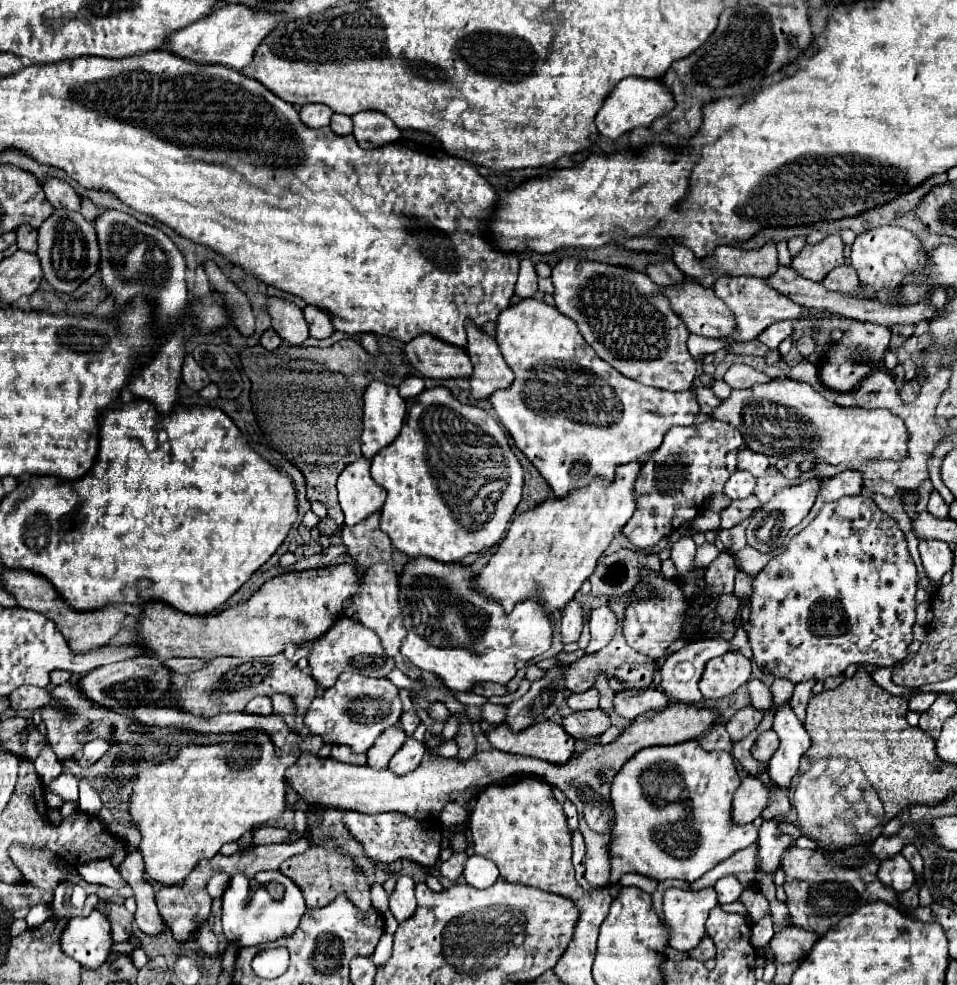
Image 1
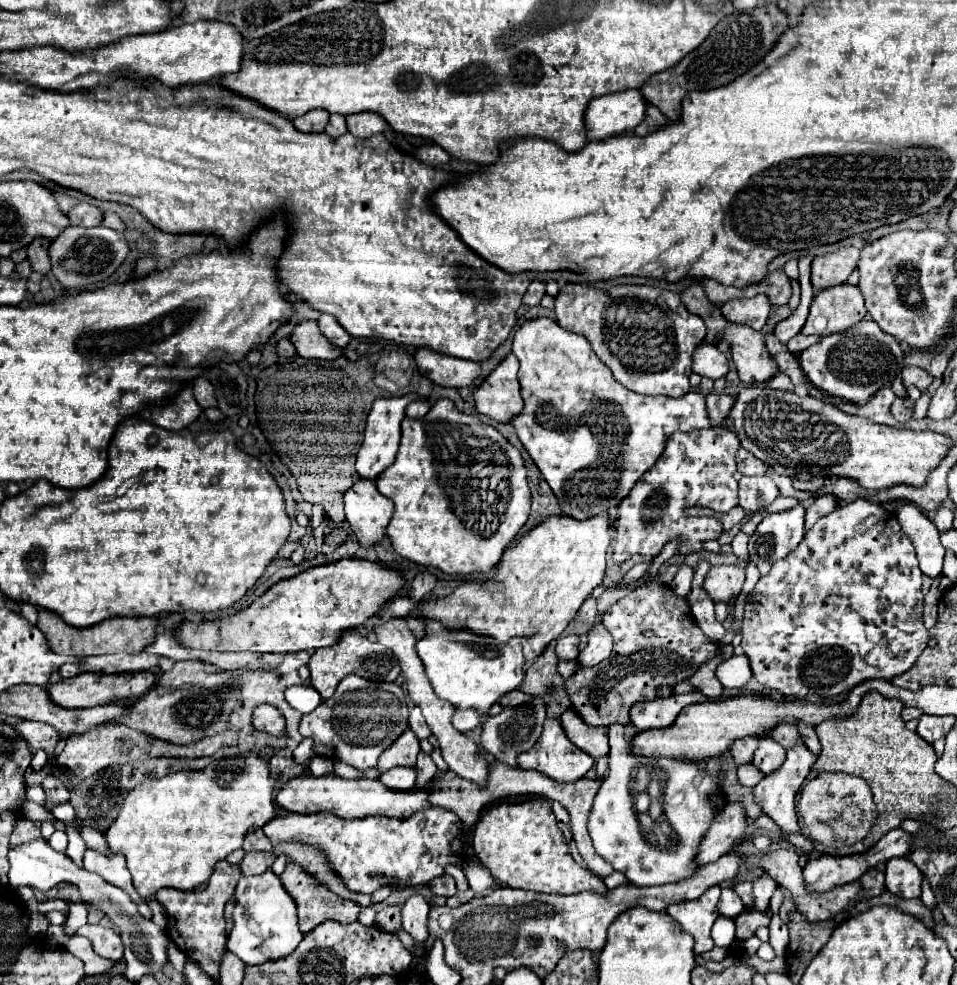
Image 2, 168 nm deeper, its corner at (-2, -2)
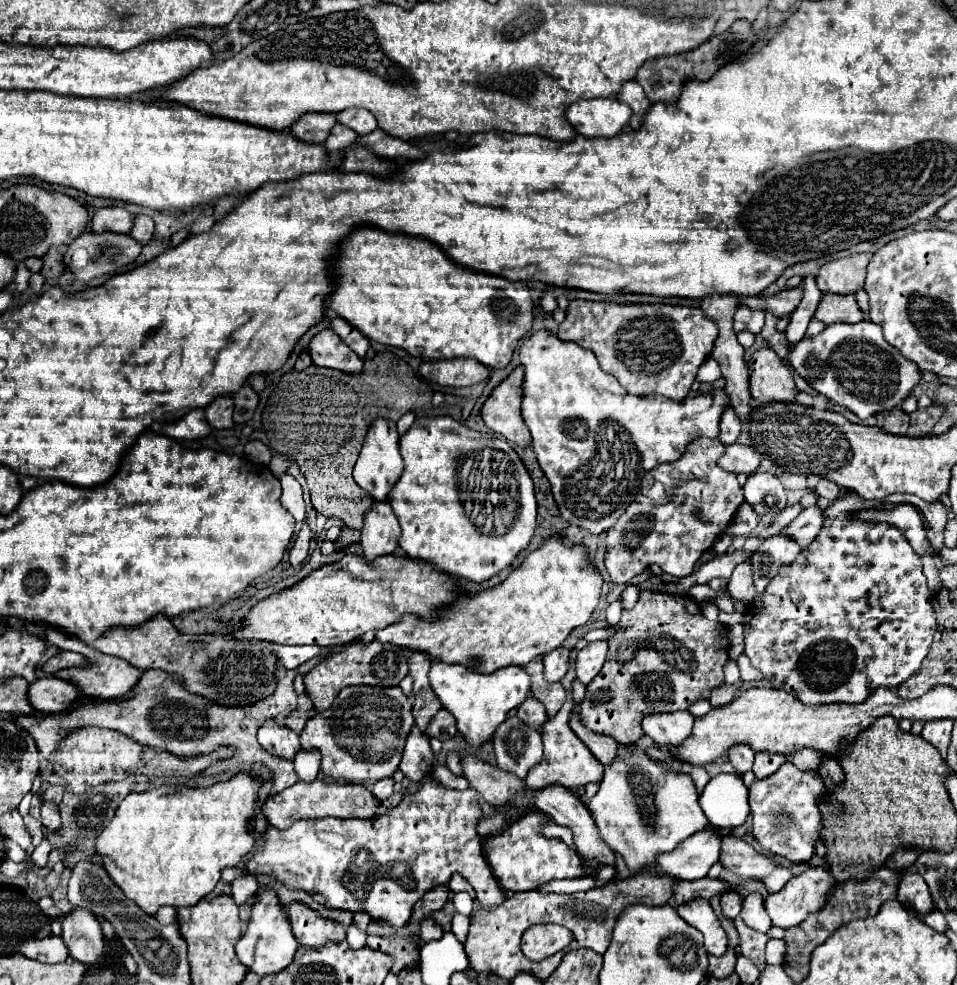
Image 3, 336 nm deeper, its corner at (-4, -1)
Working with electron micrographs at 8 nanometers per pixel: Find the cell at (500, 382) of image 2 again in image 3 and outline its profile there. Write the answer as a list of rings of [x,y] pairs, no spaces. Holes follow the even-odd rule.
[[[516,367],[508,379],[504,379],[482,407],[484,423],[506,441],[514,441],[520,447],[530,447],[530,431],[522,419],[522,379],[524,367]]]

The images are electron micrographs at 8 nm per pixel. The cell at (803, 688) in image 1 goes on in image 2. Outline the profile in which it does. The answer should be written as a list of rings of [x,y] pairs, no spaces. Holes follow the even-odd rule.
[[[796,724],[796,726],[798,726],[800,738],[804,740],[804,744],[812,750],[812,754],[818,756],[818,752],[820,752],[820,742],[818,742],[818,736],[816,736],[814,728],[810,728],[808,724]]]

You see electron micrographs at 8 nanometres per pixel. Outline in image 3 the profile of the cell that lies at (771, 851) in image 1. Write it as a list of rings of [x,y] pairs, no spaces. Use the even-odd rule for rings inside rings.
[[[752,893],[744,899],[744,905],[742,905],[742,919],[748,927],[756,929],[756,931],[762,931],[762,933],[768,933],[768,929],[772,927],[770,919],[768,919],[768,913],[764,911],[764,899],[758,895],[758,893]]]

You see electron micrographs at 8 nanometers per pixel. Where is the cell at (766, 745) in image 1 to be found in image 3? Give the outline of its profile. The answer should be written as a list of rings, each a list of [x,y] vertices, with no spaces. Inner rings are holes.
[[[756,753],[752,773],[756,775],[756,779],[764,779],[764,777],[776,773],[778,767],[780,767],[784,761],[786,761],[784,755],[776,755],[776,753]]]

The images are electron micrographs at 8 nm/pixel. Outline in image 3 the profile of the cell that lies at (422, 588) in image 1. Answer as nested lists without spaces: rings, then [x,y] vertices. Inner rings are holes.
[[[432,663],[430,687],[438,695],[442,707],[456,719],[458,733],[470,743],[476,753],[484,743],[494,739],[496,727],[506,721],[508,711],[516,709],[530,695],[530,677],[520,667],[504,667],[490,675],[470,671],[464,665]]]

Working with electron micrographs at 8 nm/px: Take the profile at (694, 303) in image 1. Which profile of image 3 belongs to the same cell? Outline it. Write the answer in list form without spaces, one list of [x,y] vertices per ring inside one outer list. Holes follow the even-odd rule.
[[[760,349],[752,355],[750,393],[758,405],[766,403],[794,403],[796,385],[792,371],[772,349]]]

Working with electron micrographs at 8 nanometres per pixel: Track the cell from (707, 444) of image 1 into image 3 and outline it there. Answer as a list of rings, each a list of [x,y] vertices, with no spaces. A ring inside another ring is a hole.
[[[696,439],[688,445],[688,451],[674,461],[672,465],[662,465],[654,471],[654,475],[646,475],[646,489],[642,489],[638,501],[630,503],[624,515],[616,521],[614,527],[608,529],[606,537],[606,569],[612,583],[628,583],[632,577],[644,573],[650,565],[658,565],[670,577],[688,577],[694,571],[700,555],[710,551],[716,539],[730,525],[736,509],[744,503],[742,489],[738,485],[736,475],[720,469],[716,465],[718,457],[724,453],[724,445],[718,439]],[[672,471],[682,475],[682,481],[676,483]]]

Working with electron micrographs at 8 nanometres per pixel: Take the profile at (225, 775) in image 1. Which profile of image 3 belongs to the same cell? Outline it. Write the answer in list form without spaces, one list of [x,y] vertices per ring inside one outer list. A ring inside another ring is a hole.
[[[238,773],[226,783],[216,783],[206,789],[192,787],[170,787],[162,785],[144,793],[130,793],[116,809],[114,819],[98,835],[94,853],[102,857],[102,867],[108,871],[110,879],[124,891],[124,895],[134,901],[144,913],[156,915],[164,905],[184,907],[194,905],[204,899],[216,883],[224,867],[236,867],[242,857],[254,851],[254,837],[248,833],[248,821],[254,821],[256,793],[262,781],[254,779],[248,773]]]

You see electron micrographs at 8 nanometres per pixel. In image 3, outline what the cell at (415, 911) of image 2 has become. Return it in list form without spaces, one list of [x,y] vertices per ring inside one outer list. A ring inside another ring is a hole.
[[[424,919],[420,925],[420,939],[422,941],[432,941],[432,939],[440,939],[442,935],[442,927],[434,921],[434,919]]]

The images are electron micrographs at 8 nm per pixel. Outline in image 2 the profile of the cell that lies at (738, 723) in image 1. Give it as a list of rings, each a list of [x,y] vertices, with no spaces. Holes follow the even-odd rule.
[[[744,736],[744,738],[734,740],[734,744],[730,746],[730,754],[736,760],[736,764],[740,766],[746,762],[752,762],[756,748],[758,748],[758,738],[756,736]]]

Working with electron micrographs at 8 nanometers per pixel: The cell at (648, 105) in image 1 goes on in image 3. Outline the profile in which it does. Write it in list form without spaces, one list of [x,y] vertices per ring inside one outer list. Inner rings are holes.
[[[618,99],[576,101],[566,109],[566,121],[584,137],[614,137],[628,123],[632,111]]]

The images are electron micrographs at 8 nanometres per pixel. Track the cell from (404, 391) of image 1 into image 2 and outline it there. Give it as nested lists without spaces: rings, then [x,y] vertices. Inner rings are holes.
[[[412,400],[406,408],[406,416],[412,416],[412,418],[418,418],[420,414],[426,414],[430,410],[430,404],[426,400]]]

